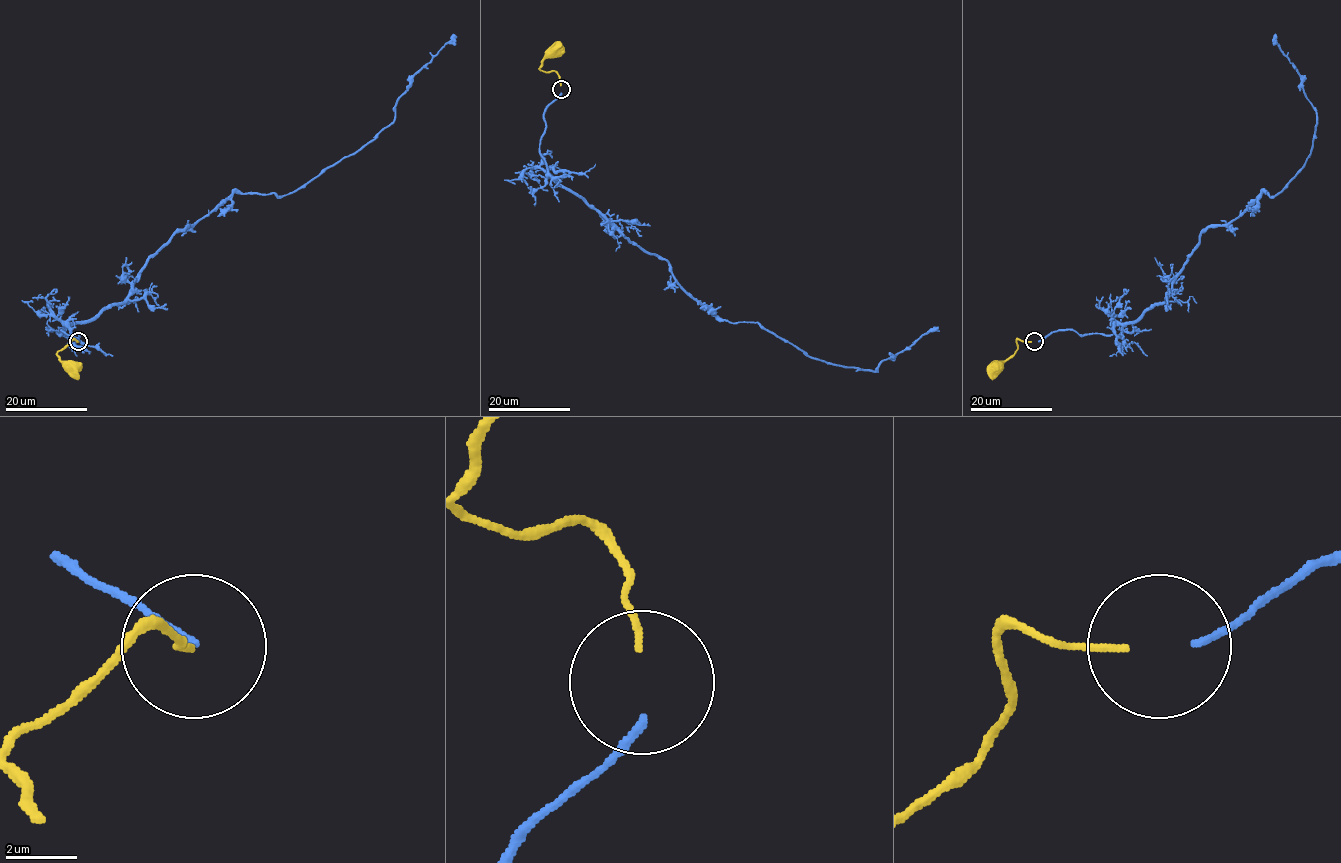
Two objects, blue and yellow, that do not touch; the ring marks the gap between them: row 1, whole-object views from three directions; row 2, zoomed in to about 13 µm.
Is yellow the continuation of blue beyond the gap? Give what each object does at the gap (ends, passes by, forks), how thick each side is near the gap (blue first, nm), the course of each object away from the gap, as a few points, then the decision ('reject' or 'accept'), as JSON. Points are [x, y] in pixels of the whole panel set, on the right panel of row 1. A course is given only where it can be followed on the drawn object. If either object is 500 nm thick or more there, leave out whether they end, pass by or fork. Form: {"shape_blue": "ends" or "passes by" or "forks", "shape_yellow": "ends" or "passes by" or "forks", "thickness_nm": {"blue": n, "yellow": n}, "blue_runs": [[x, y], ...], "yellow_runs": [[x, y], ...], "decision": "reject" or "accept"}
{"shape_blue": "ends", "shape_yellow": "ends", "thickness_nm": {"blue": 200, "yellow": 190}, "blue_runs": [[1038, 341], [1058, 330], [1117, 335], [1169, 295], [1208, 227], [1226, 226], [1303, 167], [1316, 111], [1276, 36]], "yellow_runs": [[1031, 341], [1018, 339], [1017, 350], [993, 368]], "decision": "accept"}

